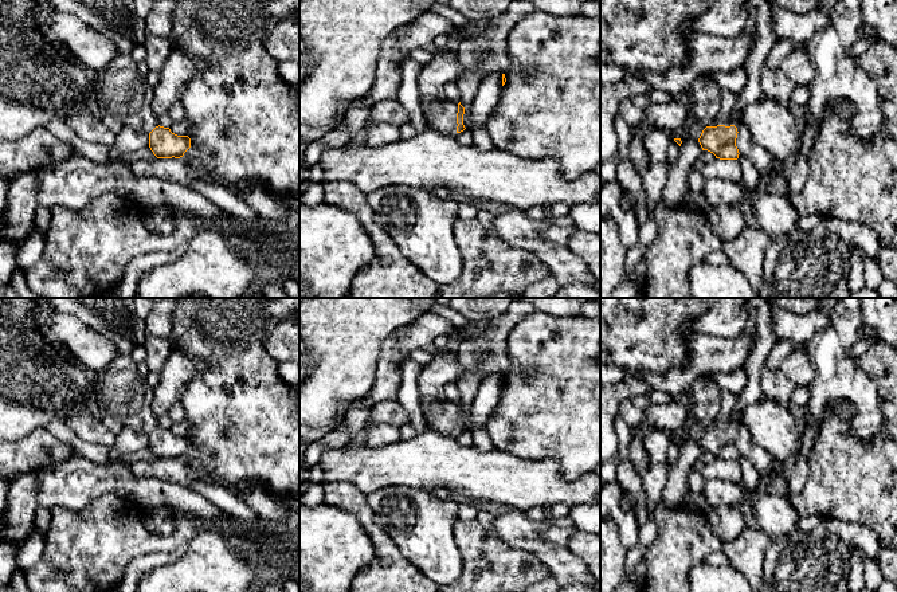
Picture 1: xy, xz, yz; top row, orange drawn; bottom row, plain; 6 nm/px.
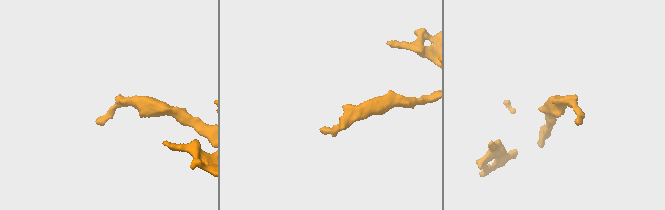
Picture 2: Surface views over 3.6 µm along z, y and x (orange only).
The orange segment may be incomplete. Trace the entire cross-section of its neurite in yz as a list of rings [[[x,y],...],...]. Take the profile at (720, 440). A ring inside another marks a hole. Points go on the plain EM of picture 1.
[[[733,413],[722,426],[714,420],[702,431],[698,443],[702,451],[708,451],[720,460],[737,460],[739,450],[736,447],[737,428]]]

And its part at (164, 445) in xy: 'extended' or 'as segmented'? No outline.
extended

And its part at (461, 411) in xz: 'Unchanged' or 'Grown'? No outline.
Grown

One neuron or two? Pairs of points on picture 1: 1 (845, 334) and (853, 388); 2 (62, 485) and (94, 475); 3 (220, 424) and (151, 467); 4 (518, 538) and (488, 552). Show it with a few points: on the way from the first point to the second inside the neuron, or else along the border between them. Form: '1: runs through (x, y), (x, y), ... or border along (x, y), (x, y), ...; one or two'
1: runs through (839, 348), (839, 375); one
2: runs through (70, 485), (86, 481); one
3: runs through (206, 442), (179, 467), (168, 467); one
4: border along (492, 524), (504, 541), (536, 556); two

